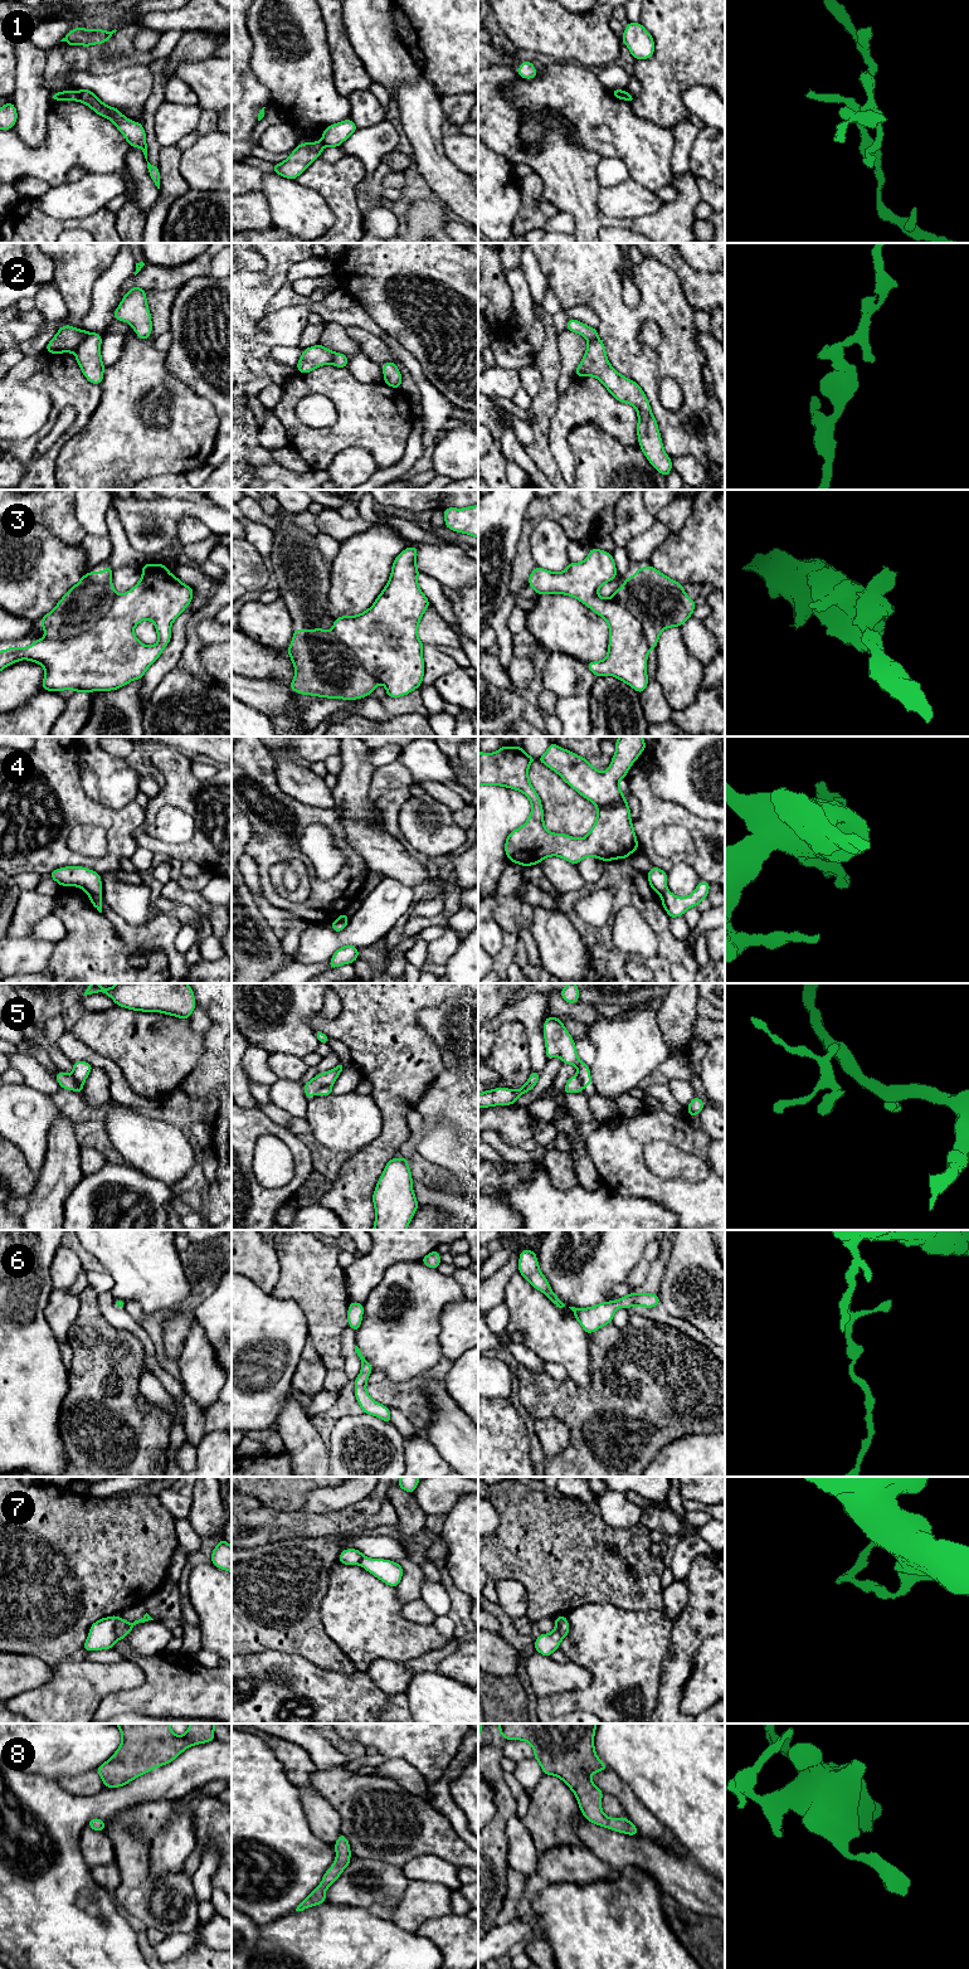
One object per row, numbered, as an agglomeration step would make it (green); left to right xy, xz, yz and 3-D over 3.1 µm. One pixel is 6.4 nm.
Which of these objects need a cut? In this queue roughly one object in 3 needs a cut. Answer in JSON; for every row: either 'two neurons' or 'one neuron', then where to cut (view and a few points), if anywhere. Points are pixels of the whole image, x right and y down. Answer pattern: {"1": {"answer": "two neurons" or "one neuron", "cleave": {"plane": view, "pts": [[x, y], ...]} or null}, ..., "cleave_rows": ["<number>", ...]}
{"1": {"answer": "two neurons", "cleave": {"plane": "xy", "pts": [[76, 92], [78, 100]]}}, "2": {"answer": "two neurons", "cleave": {"plane": "xy", "pts": [[88, 335], [73, 351]]}}, "3": {"answer": "two neurons", "cleave": {"plane": "xy", "pts": [[117, 594], [111, 608], [89, 628], [66, 638], [45, 637]]}}, "4": {"answer": "two neurons", "cleave": {"plane": "xy", "pts": [[87, 891], [101, 895]]}}, "5": {"answer": "two neurons", "cleave": {"plane": "xz", "pts": [[331, 1084], [322, 1085], [316, 1092]]}}, "6": {"answer": "one neuron", "cleave": null}, "7": {"answer": "two neurons", "cleave": {"plane": "xy", "pts": [[116, 1617], [116, 1634], [120, 1638]]}}, "8": {"answer": "one neuron", "cleave": null}, "cleave_rows": ["1", "2", "3", "4", "5", "7"]}

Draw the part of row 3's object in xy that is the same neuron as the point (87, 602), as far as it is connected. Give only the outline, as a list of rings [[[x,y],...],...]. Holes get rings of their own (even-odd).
[[[107,565],[102,573],[96,570],[84,574],[81,580],[63,595],[58,604],[42,618],[40,624],[44,628],[45,637],[52,640],[67,640],[91,629],[109,612],[116,597],[117,593],[112,585],[111,567]]]

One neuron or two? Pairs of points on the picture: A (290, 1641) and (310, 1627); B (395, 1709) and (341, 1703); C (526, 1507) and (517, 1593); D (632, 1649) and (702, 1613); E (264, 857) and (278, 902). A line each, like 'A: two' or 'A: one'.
A: one
B: two
C: two
D: two
E: one

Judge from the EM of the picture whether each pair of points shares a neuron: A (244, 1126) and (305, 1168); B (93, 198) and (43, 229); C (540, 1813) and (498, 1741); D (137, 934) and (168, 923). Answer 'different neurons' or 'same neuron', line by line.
A: same neuron
B: different neurons
C: different neurons
D: same neuron

